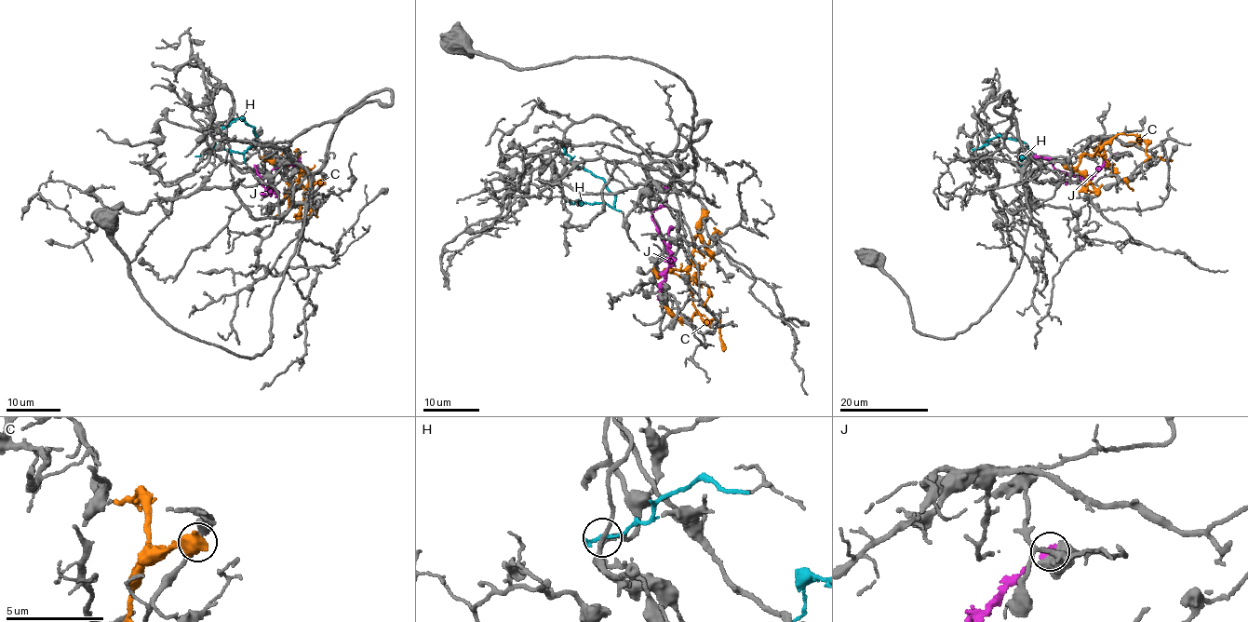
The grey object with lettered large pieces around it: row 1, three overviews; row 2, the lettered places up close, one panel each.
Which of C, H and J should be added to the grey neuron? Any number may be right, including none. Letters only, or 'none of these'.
none of these

